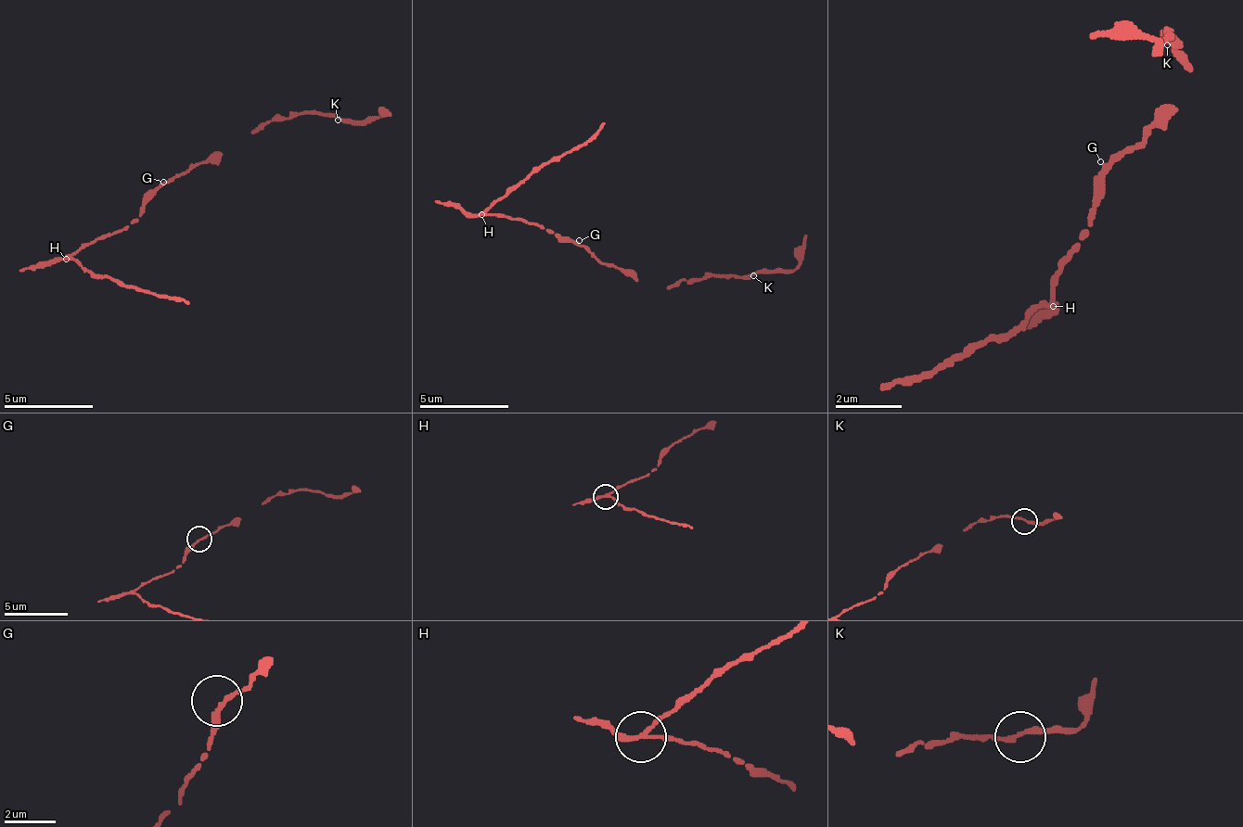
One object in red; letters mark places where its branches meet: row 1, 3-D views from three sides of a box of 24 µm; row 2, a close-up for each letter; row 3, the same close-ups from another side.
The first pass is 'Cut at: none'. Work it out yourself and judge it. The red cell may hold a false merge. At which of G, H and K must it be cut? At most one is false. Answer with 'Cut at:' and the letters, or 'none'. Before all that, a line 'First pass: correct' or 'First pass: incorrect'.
First pass: incorrect
Cut at: H

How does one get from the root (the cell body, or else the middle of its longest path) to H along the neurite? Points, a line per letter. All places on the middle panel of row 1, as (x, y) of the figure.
H: (579, 245), (520, 218), (498, 218), (493, 213), (480, 213)

